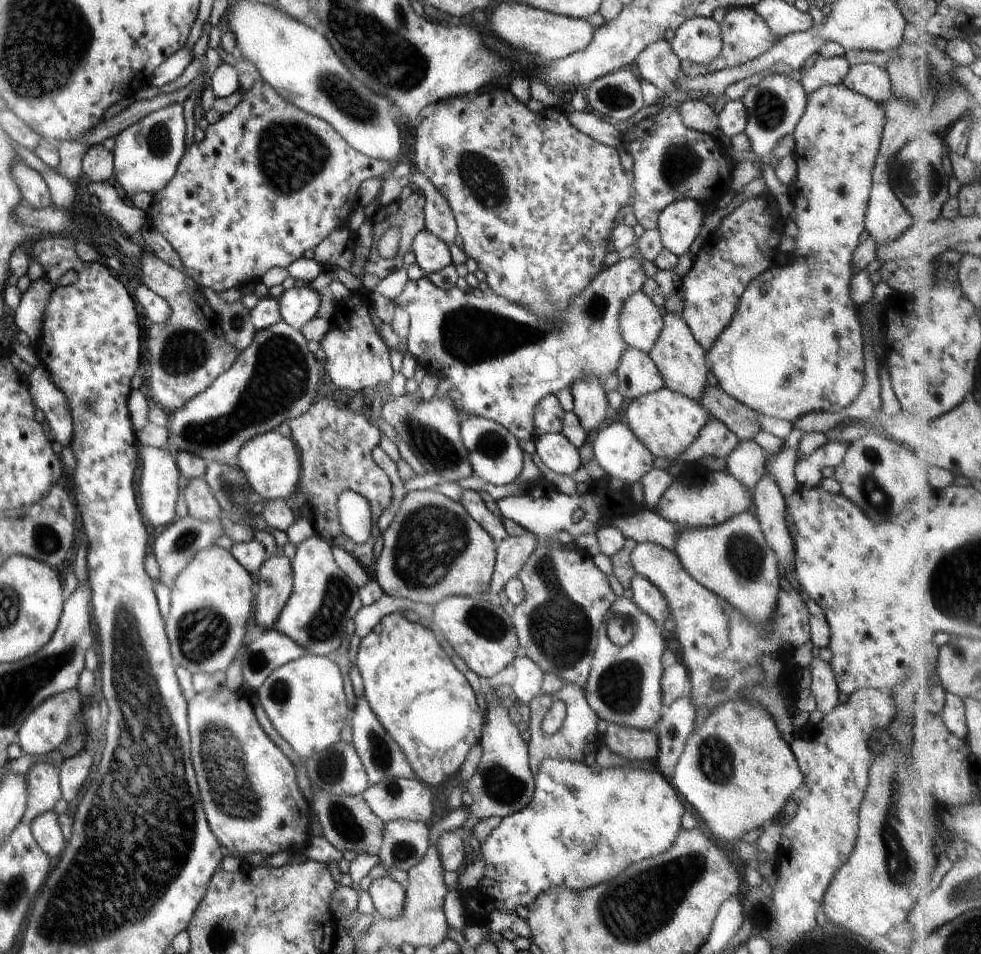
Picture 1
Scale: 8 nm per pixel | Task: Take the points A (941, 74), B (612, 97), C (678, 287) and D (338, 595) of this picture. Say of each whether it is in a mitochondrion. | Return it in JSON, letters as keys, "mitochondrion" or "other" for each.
{"A":"mitochondrion","B":"mitochondrion","C":"other","D":"mitochondrion"}

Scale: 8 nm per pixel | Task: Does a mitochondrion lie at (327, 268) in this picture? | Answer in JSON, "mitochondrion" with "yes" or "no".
{"mitochondrion":"no"}

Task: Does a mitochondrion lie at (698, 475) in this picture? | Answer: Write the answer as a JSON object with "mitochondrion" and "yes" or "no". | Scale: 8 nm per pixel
{"mitochondrion":"no"}

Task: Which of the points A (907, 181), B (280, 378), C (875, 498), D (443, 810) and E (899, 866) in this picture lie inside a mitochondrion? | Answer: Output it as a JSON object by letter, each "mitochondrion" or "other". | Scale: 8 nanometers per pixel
{"A":"mitochondrion","B":"mitochondrion","C":"mitochondrion","D":"other","E":"mitochondrion"}

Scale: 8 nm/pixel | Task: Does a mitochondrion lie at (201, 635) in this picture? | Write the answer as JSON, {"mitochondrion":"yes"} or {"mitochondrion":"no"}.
{"mitochondrion":"yes"}

